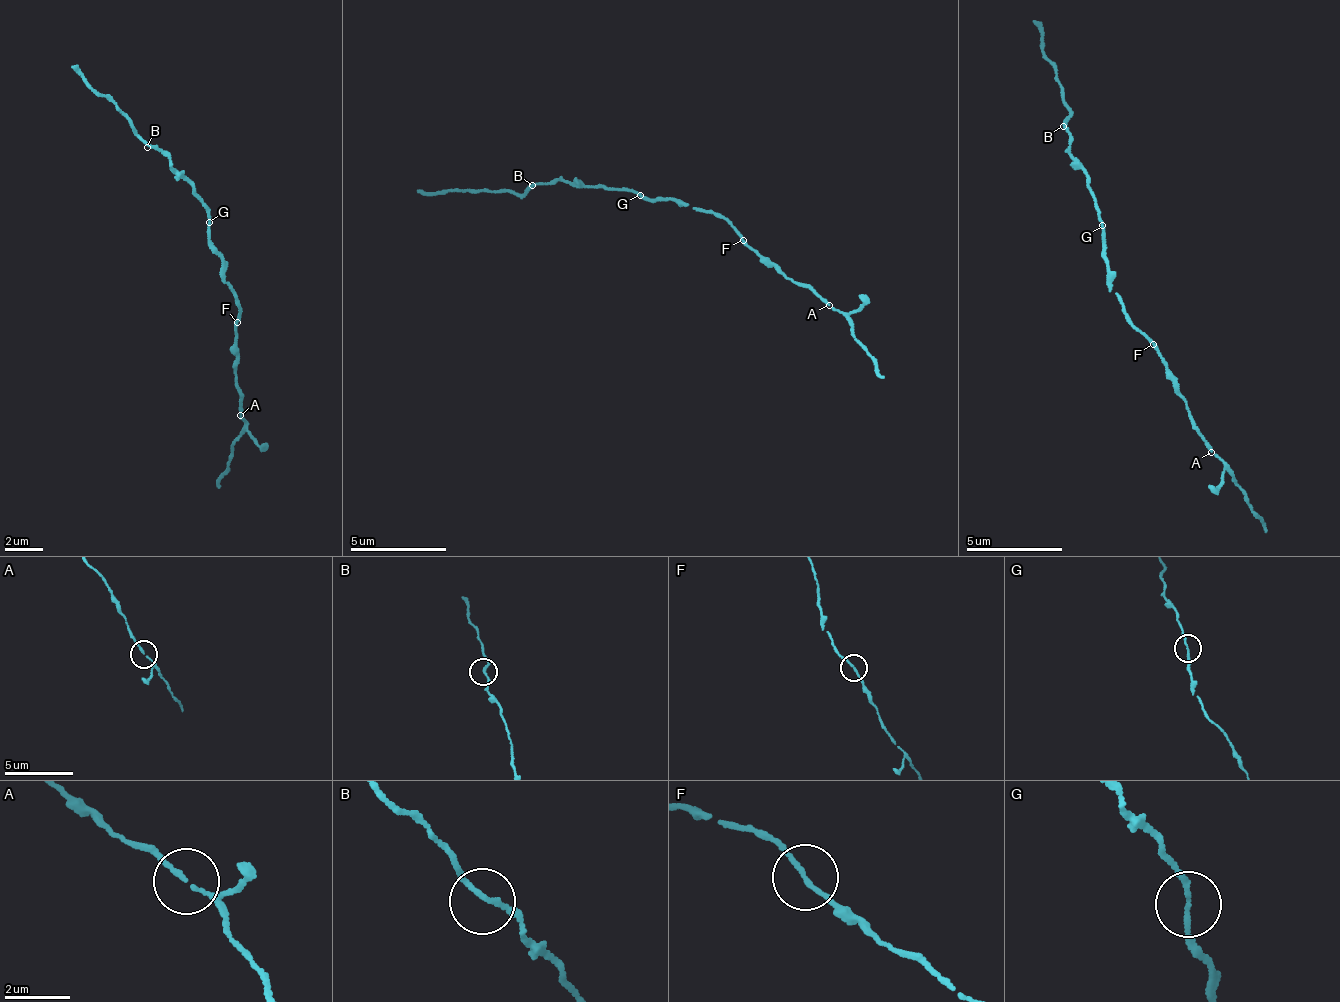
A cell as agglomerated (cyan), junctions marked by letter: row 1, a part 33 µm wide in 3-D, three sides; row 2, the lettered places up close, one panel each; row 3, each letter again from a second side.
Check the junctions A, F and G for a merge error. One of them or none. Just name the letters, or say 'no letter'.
no letter

